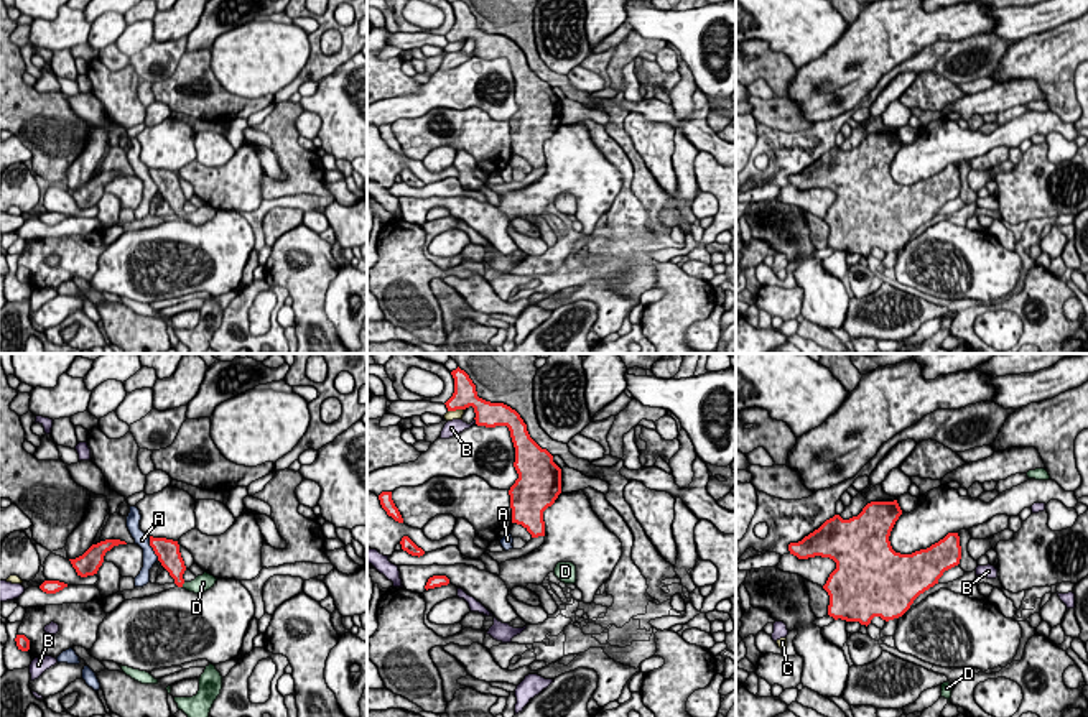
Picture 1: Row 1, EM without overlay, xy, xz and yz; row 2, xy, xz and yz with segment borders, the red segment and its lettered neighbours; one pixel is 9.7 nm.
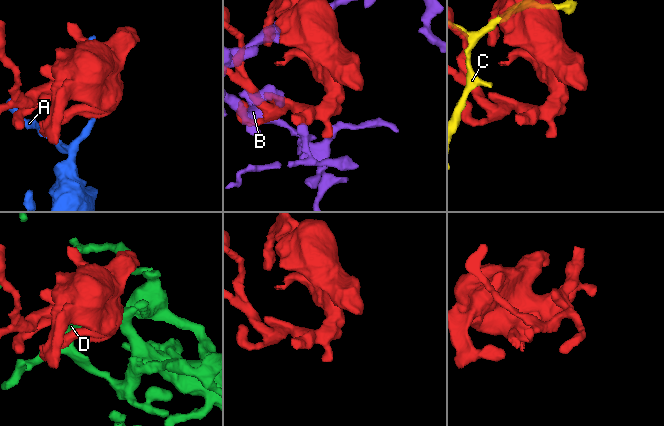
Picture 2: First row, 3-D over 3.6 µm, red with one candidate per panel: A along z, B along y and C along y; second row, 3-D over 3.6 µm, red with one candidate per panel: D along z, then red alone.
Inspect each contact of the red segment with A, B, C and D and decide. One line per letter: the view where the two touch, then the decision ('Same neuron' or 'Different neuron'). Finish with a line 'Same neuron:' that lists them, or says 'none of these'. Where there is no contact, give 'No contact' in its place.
A: Touches red in xy. Different neuron
B: Touches red in xz. Different neuron
C: Touches red in xz. Different neuron
D: Touches red in xy. Same neuron
Same neuron: D

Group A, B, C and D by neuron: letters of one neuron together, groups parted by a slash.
A / B / C / D

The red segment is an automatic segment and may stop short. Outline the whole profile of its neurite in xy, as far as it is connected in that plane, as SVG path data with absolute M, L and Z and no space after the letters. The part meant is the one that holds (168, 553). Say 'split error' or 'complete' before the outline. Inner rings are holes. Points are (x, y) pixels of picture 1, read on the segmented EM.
split error; M150 536L150 546L153 548L155 554L158 556L158 561L161 562L161 566L174 579L174 584L178 587L183 587L183 589L194 592L194 594L201 594L201 592L206 592L211 587L214 587L217 579L207 572L204 572L202 576L198 576L191 582L186 582L183 579L186 566L181 557L181 553L179 553L178 541Z

